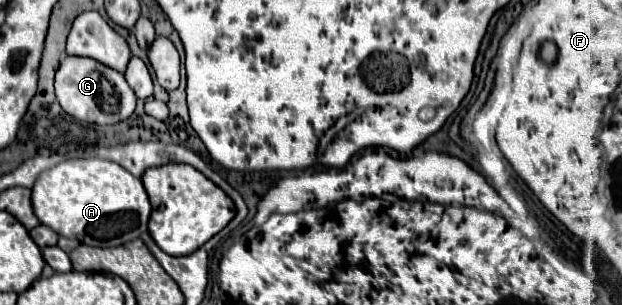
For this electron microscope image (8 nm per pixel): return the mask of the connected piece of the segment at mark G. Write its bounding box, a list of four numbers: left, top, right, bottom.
[54,55,136,125]

